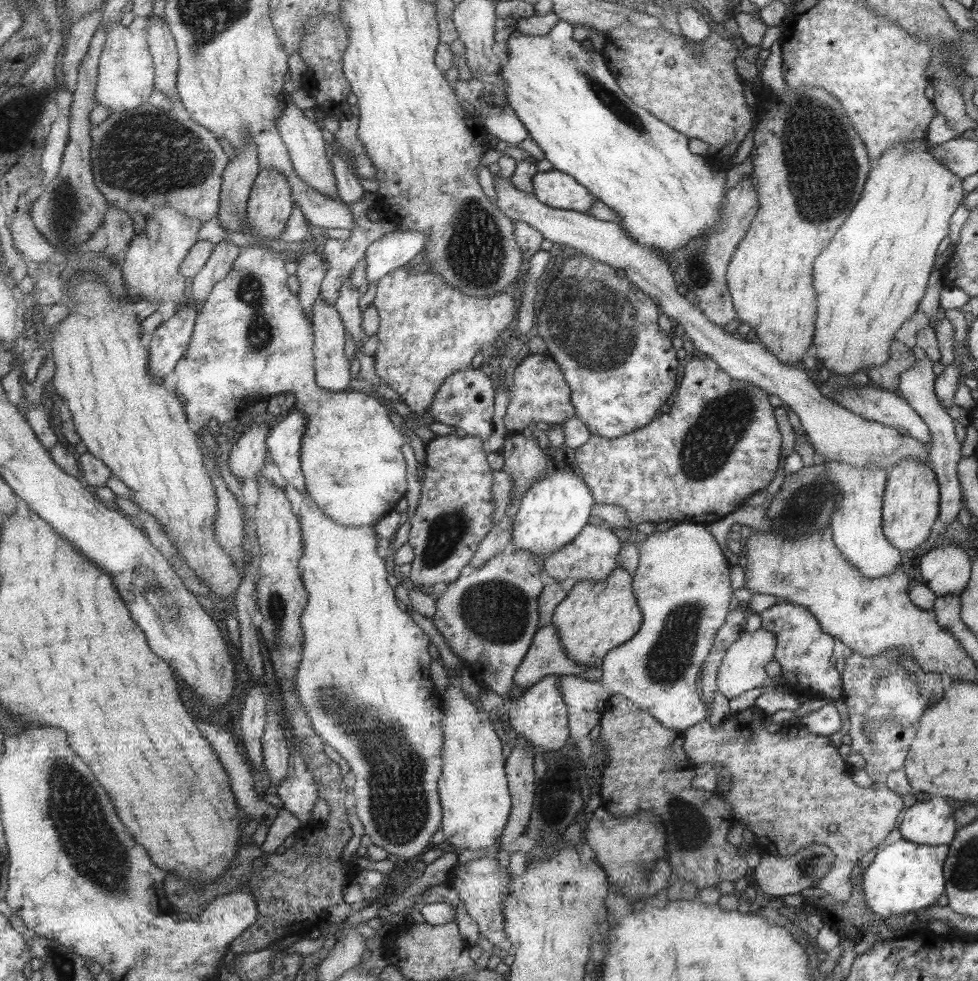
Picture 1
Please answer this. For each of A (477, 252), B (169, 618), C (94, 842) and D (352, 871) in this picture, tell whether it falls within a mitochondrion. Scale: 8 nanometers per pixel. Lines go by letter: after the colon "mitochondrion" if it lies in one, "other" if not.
A: mitochondrion
B: mitochondrion
C: mitochondrion
D: other

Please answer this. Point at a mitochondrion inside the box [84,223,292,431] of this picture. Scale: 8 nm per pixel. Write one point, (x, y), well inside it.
(250, 289)

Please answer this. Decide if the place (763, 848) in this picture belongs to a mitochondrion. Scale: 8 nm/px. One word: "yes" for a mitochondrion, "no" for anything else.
no

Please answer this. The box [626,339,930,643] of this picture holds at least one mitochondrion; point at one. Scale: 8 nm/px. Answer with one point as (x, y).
(721, 425)

